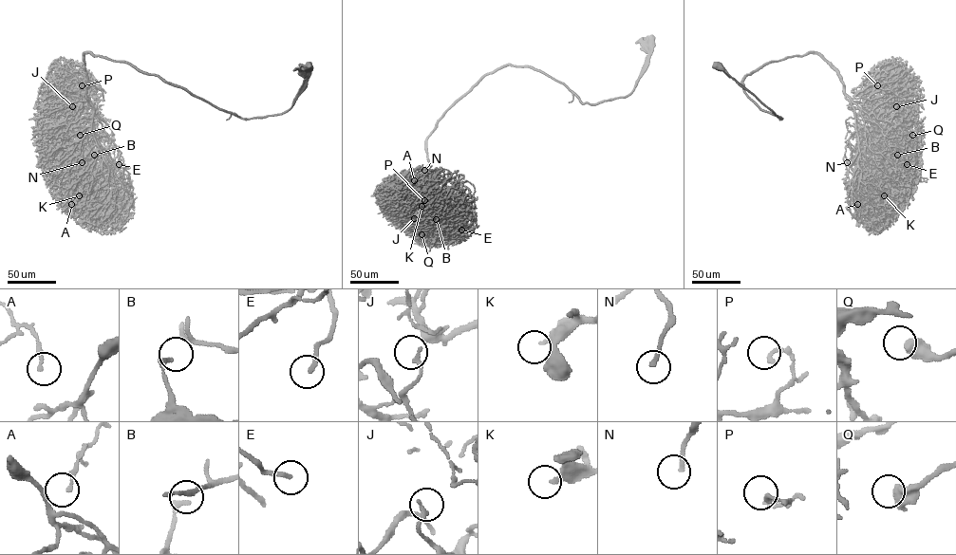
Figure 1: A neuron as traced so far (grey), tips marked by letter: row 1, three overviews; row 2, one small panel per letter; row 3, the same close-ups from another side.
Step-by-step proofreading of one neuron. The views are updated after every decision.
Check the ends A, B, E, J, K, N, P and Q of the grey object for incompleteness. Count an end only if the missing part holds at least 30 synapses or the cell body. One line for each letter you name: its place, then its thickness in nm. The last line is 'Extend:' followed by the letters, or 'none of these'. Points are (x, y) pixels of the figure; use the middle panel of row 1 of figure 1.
E: at (461, 230); 180 nm thick
K: at (421, 206); 220 nm thick
N: at (424, 170); 190 nm thick
Q: at (421, 234); 600 nm thick
Extend: E, K, N, Q

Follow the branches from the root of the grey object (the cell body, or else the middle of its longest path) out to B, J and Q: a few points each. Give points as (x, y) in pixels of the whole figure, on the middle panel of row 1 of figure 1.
B: (650, 41), (634, 89), (595, 103), (528, 66), (486, 73), (427, 139), (428, 171), (451, 199), (436, 219)
J: (650, 41), (634, 89), (595, 103), (528, 66), (486, 73), (427, 139), (440, 200), (414, 218)
Q: (650, 41), (634, 89), (595, 103), (528, 66), (486, 73), (427, 139), (428, 171), (452, 219), (421, 234)

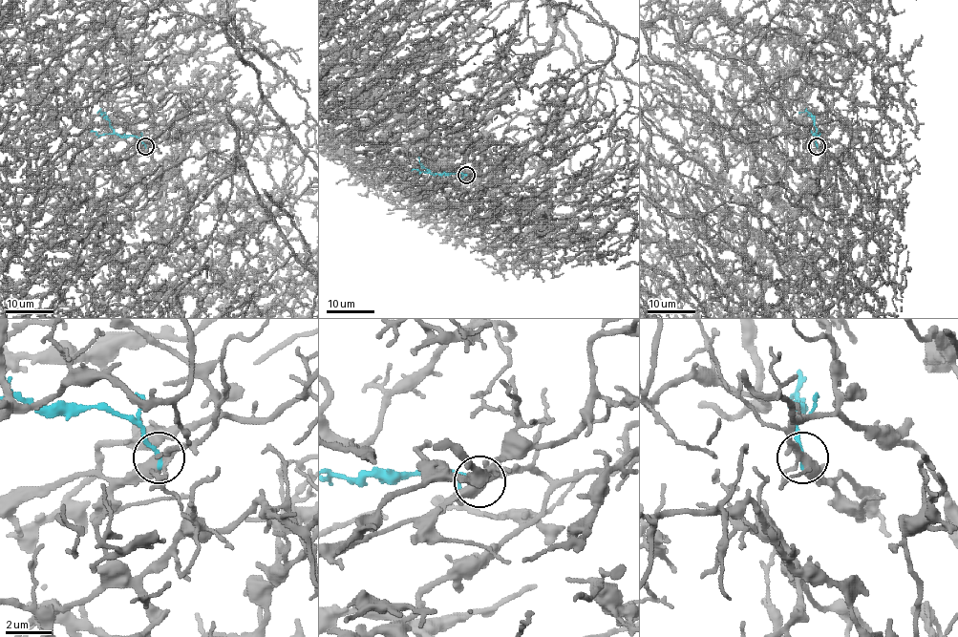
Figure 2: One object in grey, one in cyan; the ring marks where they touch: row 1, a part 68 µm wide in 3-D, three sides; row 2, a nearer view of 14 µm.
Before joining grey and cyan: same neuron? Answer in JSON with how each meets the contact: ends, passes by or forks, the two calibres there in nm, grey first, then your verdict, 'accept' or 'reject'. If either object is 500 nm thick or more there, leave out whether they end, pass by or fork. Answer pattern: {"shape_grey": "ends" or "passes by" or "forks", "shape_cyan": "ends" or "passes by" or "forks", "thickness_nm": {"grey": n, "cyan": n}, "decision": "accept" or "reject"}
{"shape_grey": "forks", "shape_cyan": "ends", "thickness_nm": {"grey": 340, "cyan": 190}, "decision": "reject"}

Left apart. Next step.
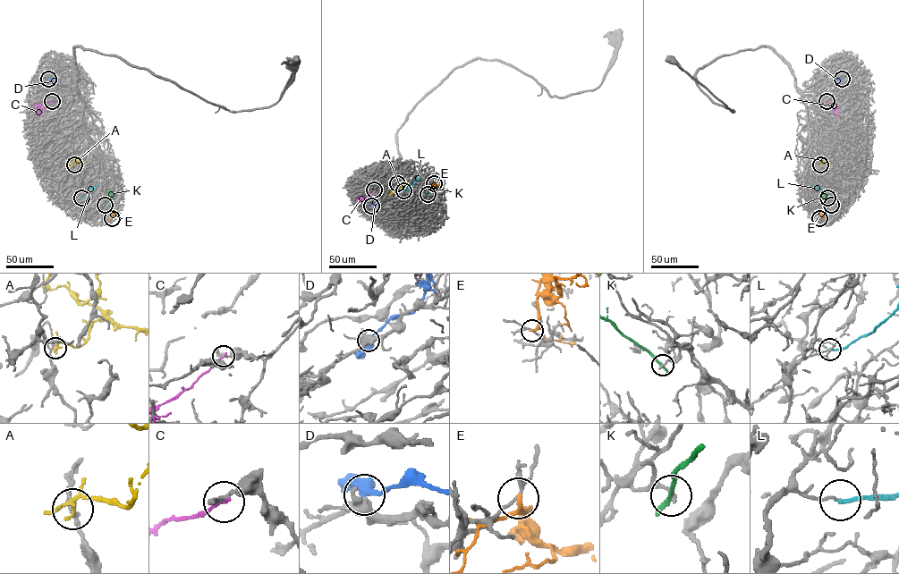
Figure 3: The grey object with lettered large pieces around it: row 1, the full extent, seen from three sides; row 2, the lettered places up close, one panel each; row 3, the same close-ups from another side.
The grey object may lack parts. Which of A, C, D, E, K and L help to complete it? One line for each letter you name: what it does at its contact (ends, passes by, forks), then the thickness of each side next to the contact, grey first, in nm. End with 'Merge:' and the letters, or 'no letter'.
Merge: no letter

